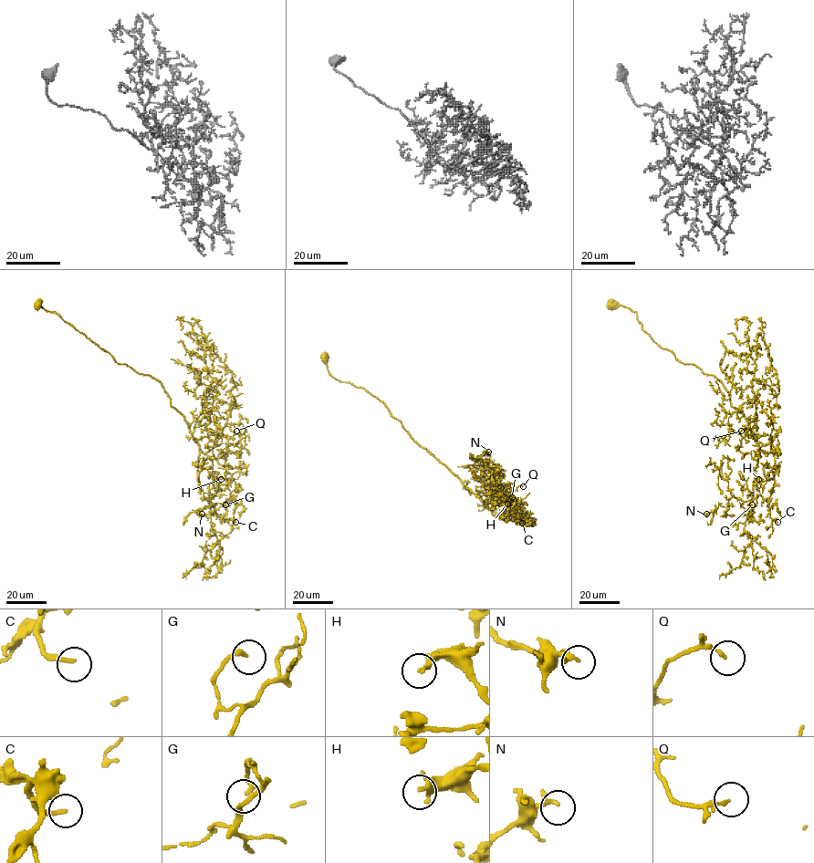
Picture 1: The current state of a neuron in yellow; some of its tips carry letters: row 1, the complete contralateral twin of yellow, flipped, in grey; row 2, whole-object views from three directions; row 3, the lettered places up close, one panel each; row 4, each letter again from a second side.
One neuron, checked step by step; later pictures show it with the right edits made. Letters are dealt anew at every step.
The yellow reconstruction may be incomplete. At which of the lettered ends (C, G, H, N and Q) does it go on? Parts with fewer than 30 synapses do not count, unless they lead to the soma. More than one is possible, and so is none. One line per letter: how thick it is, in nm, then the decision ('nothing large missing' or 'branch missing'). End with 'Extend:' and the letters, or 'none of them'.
C: 200 nm | branch missing
G: 190 nm | nothing large missing
H: 200 nm | nothing large missing
N: 200 nm | nothing large missing
Q: 140 nm | nothing large missing
Extend: C

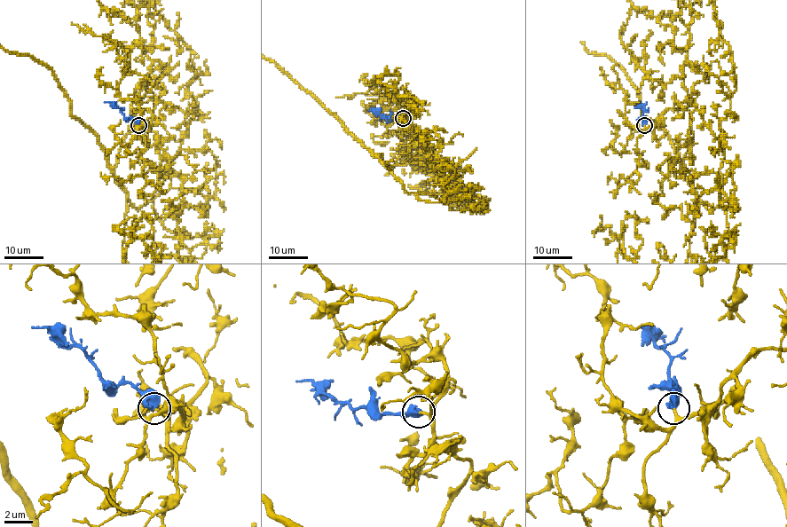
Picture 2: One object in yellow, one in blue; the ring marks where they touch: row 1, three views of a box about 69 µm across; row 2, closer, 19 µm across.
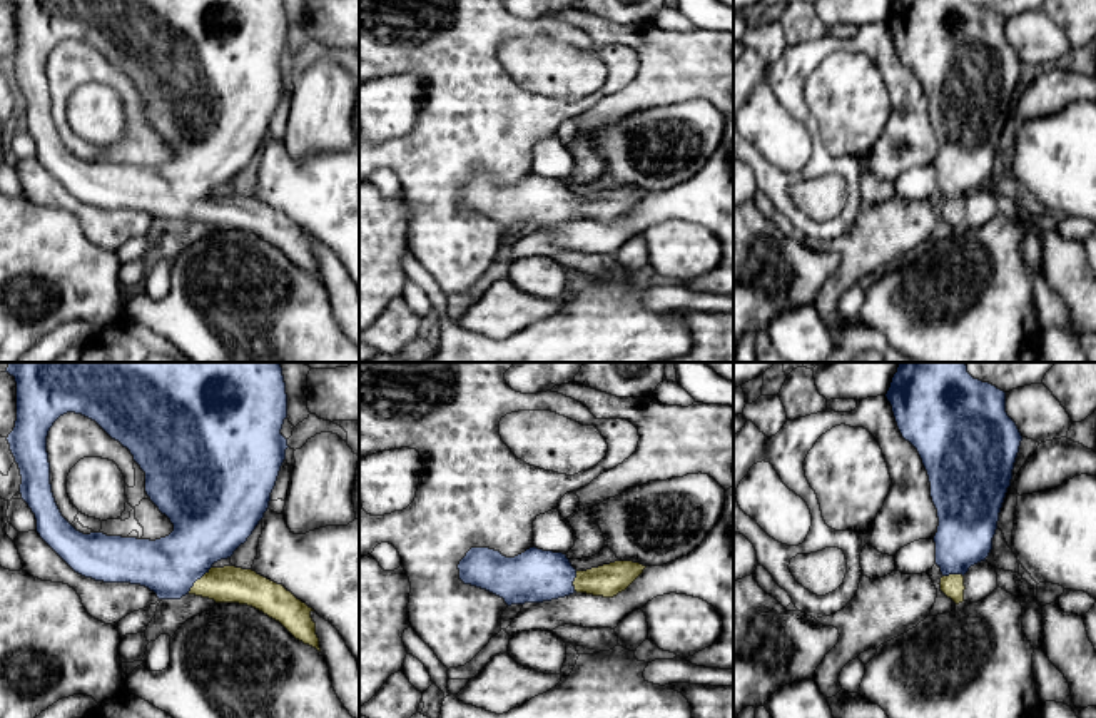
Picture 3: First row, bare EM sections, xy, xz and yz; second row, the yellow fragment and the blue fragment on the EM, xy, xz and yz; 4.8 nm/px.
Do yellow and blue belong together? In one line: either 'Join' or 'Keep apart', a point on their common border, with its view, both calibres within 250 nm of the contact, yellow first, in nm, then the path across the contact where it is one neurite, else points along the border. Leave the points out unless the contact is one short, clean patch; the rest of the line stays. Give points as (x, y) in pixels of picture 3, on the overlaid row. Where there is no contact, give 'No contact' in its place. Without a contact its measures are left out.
Join. Touches yellow at xy (197, 580). Thickness 180 nm (yellow) against 320 nm. Path across: xy (224, 585), (197, 580), (197, 541), (206, 530)

